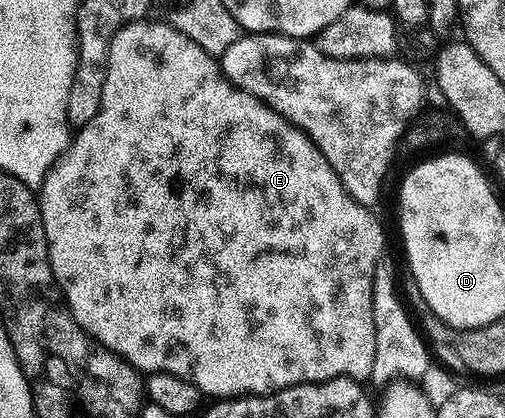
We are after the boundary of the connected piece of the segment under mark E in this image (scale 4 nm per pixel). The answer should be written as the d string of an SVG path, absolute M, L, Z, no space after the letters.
M153 18L136 19L126 23L110 39L110 52L106 58L106 76L104 77L104 97L100 97L100 109L96 109L96 117L88 121L88 125L77 128L73 132L66 152L50 166L50 172L40 184L38 208L44 221L44 233L48 241L48 257L52 265L52 273L56 277L62 297L70 309L70 315L88 334L98 343L103 343L112 353L116 353L126 362L138 368L142 373L163 371L172 373L176 377L184 377L192 381L202 390L203 396L213 397L215 400L232 399L244 395L271 395L274 391L295 387L301 383L323 383L329 379L357 379L369 380L372 373L372 361L376 361L376 325L374 324L374 310L372 309L372 285L374 284L374 270L379 259L383 258L386 247L386 235L382 232L382 223L374 219L375 212L368 207L361 207L344 189L340 177L328 165L324 153L320 153L318 146L307 137L296 125L292 125L280 113L273 111L267 103L262 103L252 93L240 89L227 79L222 73L219 60L209 55L192 37L184 37L180 29L176 29L173 22L153 23Z

